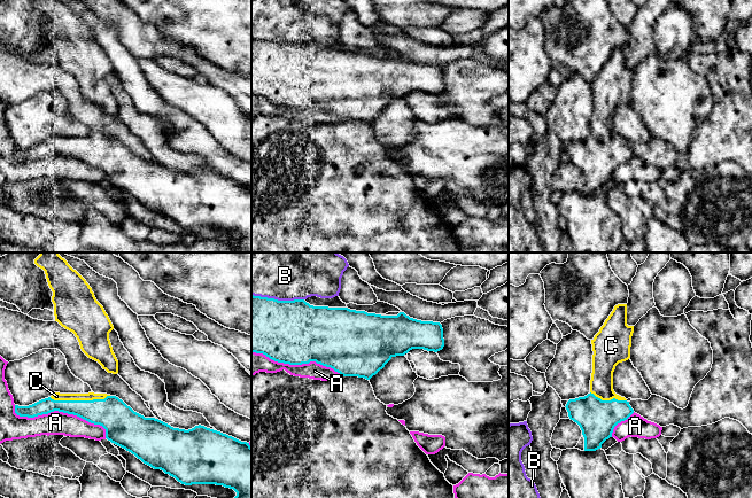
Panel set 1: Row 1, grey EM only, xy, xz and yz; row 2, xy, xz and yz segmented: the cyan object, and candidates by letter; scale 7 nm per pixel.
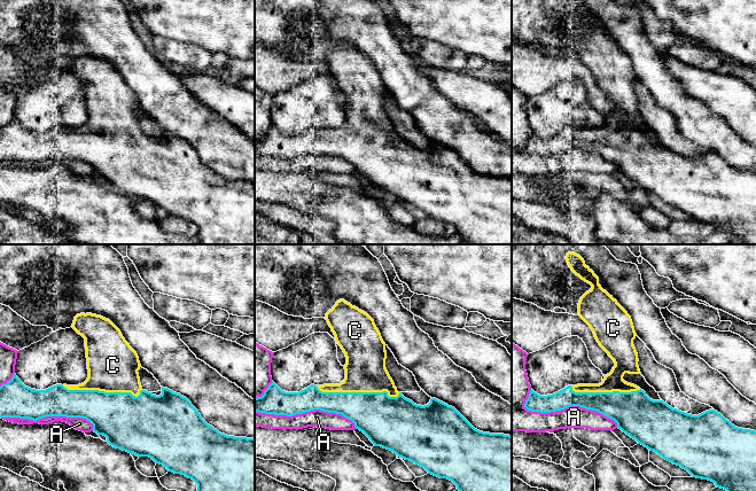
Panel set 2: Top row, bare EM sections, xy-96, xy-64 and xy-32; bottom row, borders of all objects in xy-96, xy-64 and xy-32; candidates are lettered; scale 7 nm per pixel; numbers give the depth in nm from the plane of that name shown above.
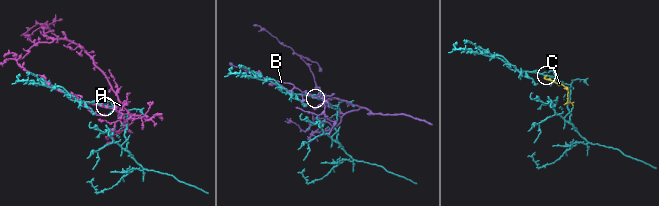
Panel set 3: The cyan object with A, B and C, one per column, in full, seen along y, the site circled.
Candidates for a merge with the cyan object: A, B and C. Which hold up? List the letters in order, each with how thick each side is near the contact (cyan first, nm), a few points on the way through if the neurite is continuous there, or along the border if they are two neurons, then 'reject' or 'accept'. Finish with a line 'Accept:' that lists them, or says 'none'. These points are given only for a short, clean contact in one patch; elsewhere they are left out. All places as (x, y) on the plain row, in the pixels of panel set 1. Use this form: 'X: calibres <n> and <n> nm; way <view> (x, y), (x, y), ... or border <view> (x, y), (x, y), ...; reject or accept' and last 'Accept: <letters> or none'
A: calibres 170 and 160 nm; reject
B: calibres 440 and 300 nm; reject
C: calibres 220 and 60 nm; accept
Accept: C

